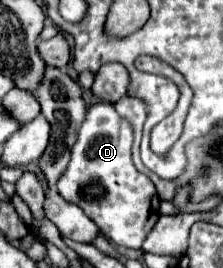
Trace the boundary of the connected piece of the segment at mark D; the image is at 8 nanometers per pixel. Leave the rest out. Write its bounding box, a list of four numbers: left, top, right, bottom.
[58,102,160,248]

